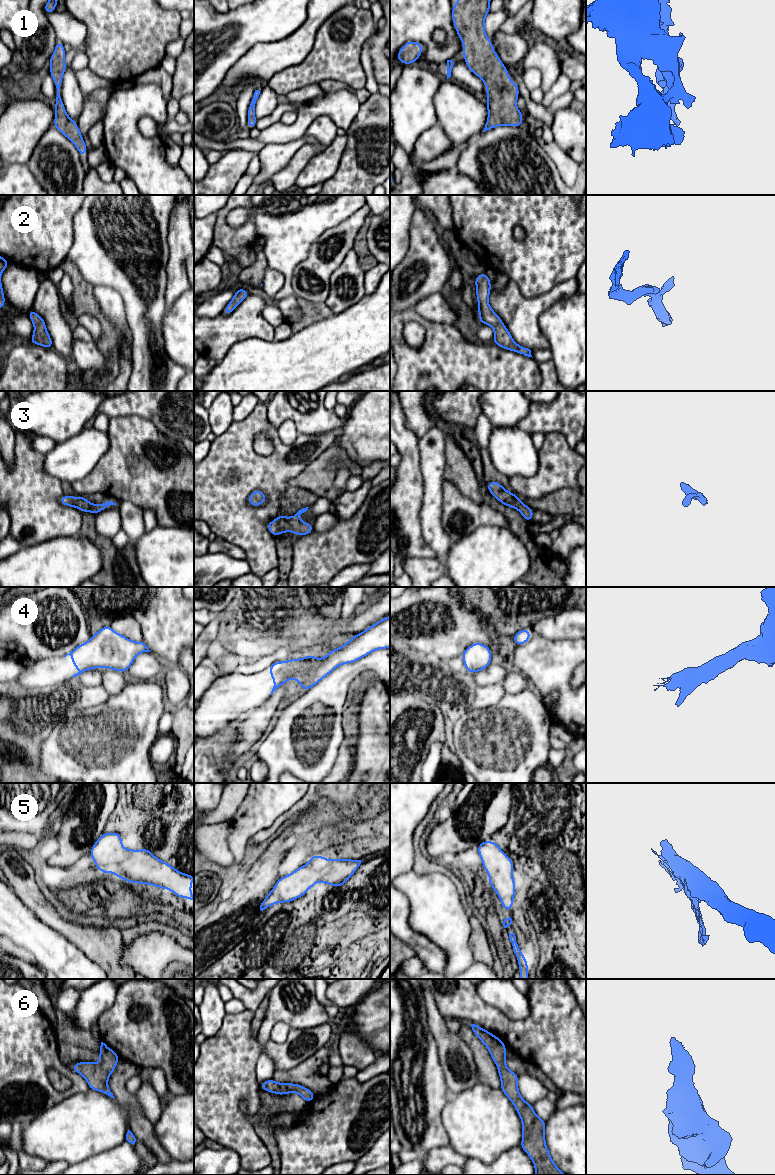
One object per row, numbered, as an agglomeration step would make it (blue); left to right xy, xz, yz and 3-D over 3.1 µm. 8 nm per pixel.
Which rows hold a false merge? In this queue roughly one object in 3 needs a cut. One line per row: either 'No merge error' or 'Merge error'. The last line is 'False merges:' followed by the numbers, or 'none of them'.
1: No merge error
2: No merge error
3: No merge error
4: No merge error
5: No merge error
6: No merge error
False merges: none of them

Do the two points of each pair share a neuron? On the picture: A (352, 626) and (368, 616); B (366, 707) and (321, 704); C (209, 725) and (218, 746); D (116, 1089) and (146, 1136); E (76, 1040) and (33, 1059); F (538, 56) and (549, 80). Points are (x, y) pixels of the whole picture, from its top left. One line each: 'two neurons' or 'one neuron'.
A: one neuron
B: two neurons
C: two neurons
D: one neuron
E: two neurons
F: one neuron

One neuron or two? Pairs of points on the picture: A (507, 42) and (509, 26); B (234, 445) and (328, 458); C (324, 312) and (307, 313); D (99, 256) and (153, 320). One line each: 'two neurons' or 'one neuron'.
A: two neurons
B: two neurons
C: one neuron
D: one neuron

